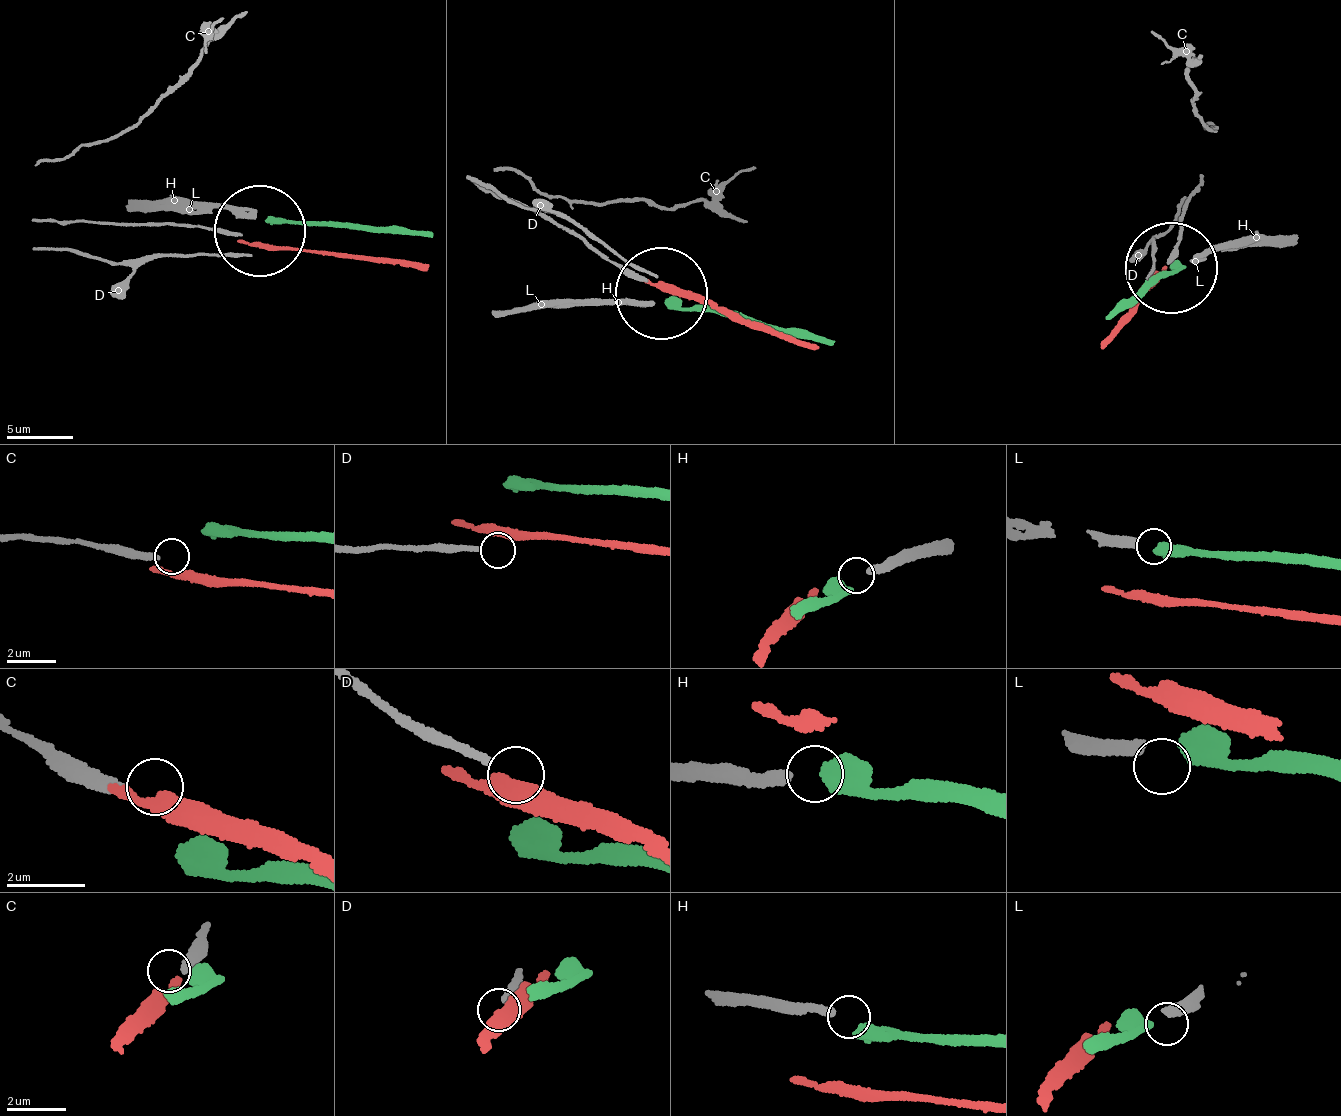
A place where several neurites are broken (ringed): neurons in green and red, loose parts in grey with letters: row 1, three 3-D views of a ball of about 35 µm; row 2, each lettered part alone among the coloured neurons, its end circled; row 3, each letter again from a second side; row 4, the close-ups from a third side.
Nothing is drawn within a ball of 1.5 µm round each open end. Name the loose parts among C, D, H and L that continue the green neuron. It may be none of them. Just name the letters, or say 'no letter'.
L

